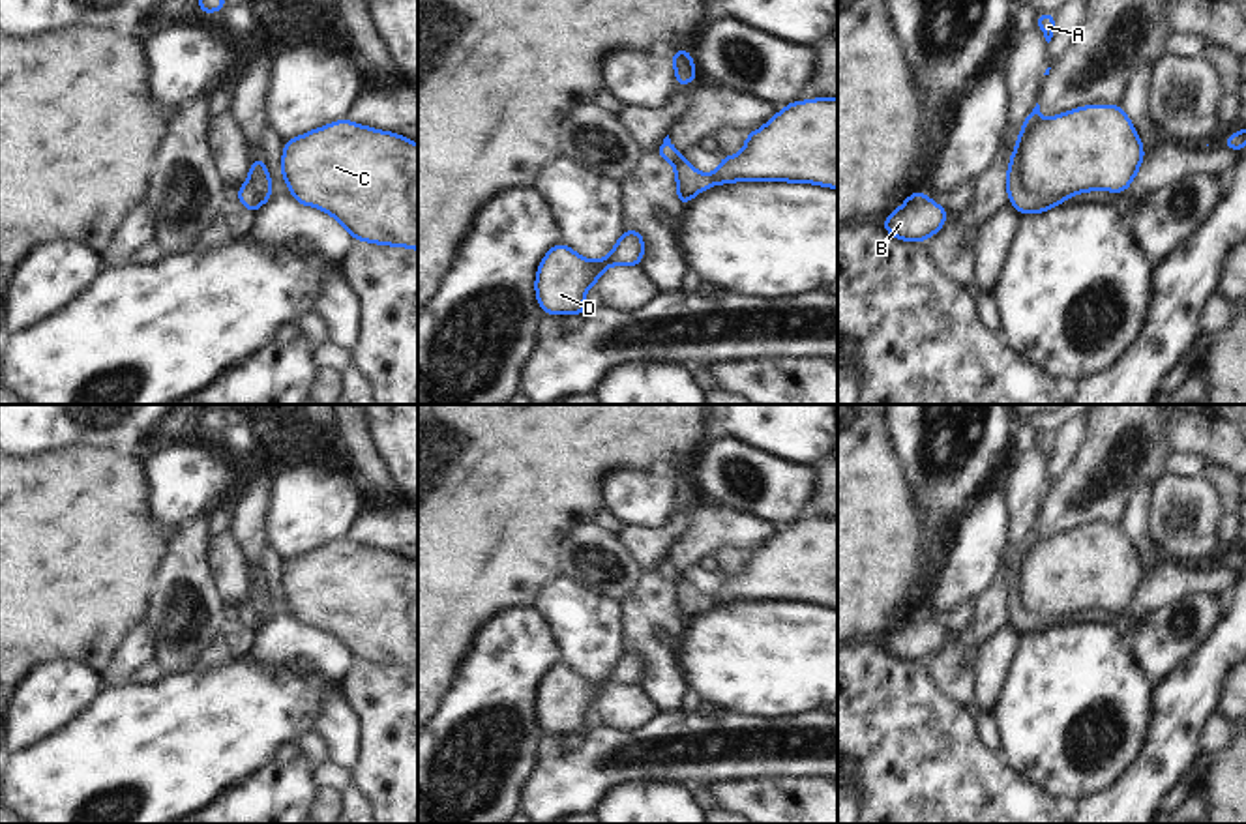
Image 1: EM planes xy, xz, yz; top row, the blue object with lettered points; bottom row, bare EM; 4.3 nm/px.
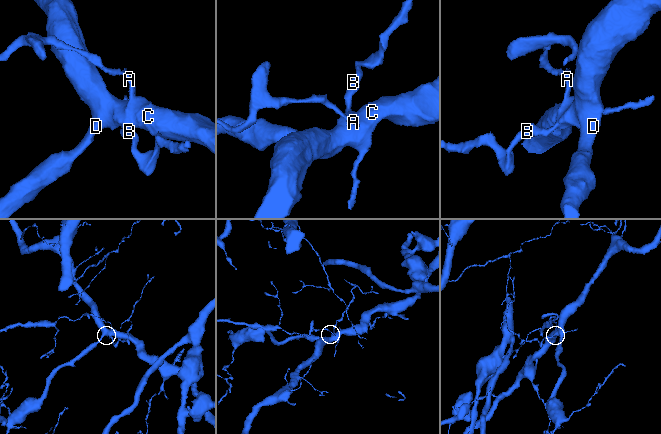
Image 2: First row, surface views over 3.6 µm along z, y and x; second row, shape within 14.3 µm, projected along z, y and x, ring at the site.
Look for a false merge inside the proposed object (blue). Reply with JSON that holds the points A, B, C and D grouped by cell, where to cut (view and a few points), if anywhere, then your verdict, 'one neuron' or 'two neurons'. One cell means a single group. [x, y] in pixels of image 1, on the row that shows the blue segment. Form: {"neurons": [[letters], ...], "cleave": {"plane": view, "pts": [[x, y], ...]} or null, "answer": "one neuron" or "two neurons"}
{"neurons": [["A"], ["B", "C", "D"]], "cleave": {"plane": "yz", "pts": [[1040, 118], [1022, 145], [1020, 182], [1035, 193], [1065, 199]]}, "answer": "two neurons"}

